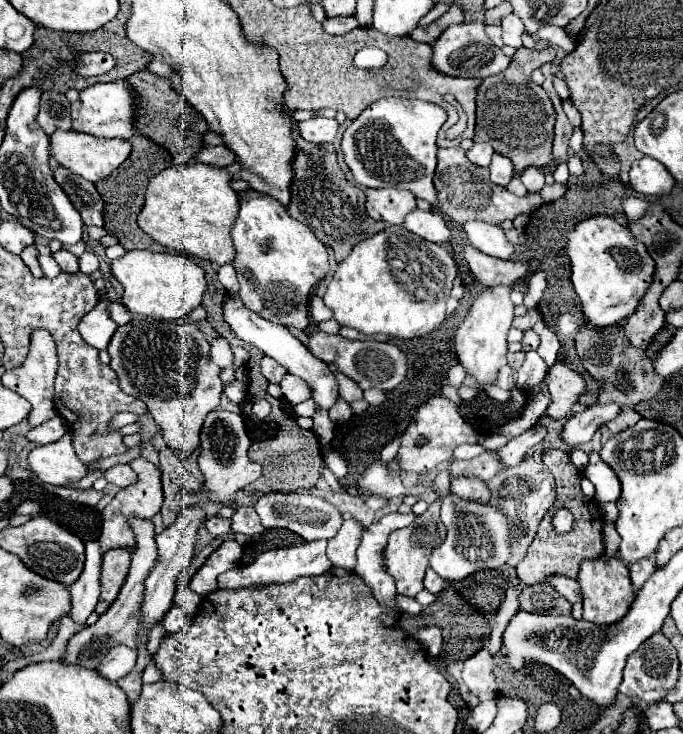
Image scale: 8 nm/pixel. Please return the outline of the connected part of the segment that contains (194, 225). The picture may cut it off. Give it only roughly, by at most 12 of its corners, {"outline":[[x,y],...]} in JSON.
{"outline":[[170,166],[138,226],[170,250],[234,260],[224,168]]}

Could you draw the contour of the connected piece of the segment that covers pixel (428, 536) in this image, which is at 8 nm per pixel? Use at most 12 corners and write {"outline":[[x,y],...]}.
{"outline":[[440,504],[394,530],[384,570],[396,592],[414,598],[430,552],[442,544]]}

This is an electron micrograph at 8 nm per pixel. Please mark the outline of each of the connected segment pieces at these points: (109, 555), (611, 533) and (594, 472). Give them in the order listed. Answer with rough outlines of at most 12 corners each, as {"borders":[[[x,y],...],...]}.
{"borders":[[[108,550],[102,560],[102,594],[96,614],[104,614],[124,584],[132,550]],[[612,522],[604,524],[604,556],[618,552],[620,536]],[[606,462],[588,464],[584,476],[596,486],[596,502],[616,502],[618,476]]]}

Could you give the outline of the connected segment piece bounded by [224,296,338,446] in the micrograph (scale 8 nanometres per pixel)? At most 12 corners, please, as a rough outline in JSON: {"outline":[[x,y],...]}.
{"outline":[[238,296],[224,320],[244,342],[280,362],[310,386],[321,446],[334,436],[328,410],[338,380],[284,326],[262,320]]}

